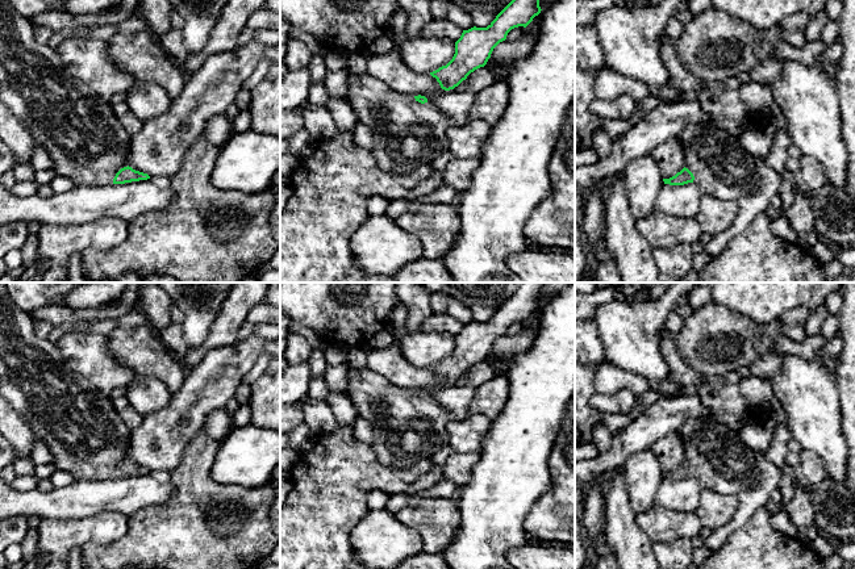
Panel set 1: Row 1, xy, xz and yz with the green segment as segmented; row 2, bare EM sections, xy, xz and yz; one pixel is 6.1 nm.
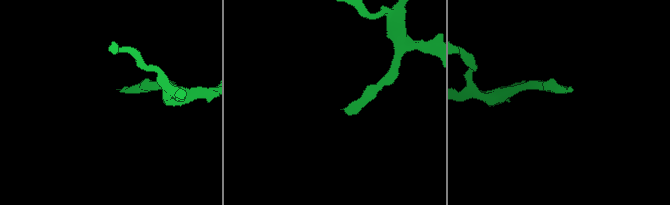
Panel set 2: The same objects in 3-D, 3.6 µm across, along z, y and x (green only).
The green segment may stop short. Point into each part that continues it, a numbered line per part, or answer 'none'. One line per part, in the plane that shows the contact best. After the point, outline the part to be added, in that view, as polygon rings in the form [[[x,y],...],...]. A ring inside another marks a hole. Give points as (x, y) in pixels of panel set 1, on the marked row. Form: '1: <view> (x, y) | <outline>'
1: xy (79, 130) | [[[0,0],[0,100],[28,127],[37,145],[47,151],[55,173],[71,179],[75,185],[110,185],[116,173],[128,167],[126,151],[132,135],[117,120],[109,101],[63,68],[57,49],[36,41],[33,24],[18,14],[9,0]]]

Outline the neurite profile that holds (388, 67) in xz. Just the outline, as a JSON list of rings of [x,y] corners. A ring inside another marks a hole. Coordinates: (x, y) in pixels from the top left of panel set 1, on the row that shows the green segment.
[[[397,46],[388,53],[370,55],[367,74],[396,92],[425,96],[459,126],[470,121],[468,113],[476,92],[459,91],[456,87],[445,91],[430,74],[410,71]]]

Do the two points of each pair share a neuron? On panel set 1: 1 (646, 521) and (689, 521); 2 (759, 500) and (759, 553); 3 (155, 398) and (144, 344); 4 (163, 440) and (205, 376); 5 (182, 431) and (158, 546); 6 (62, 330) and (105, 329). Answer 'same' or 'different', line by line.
1: same
2: different
3: different
4: same
5: different
6: same

